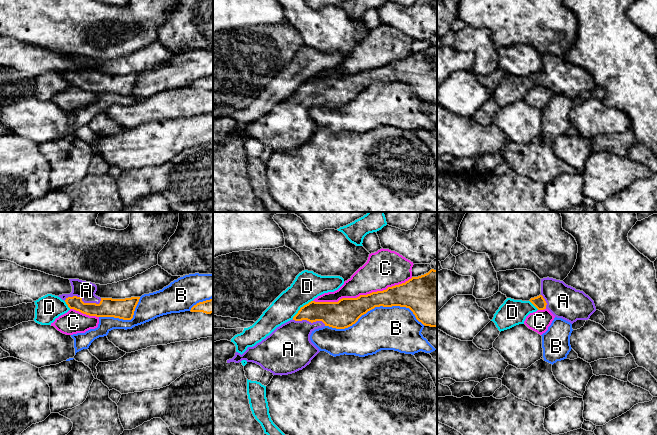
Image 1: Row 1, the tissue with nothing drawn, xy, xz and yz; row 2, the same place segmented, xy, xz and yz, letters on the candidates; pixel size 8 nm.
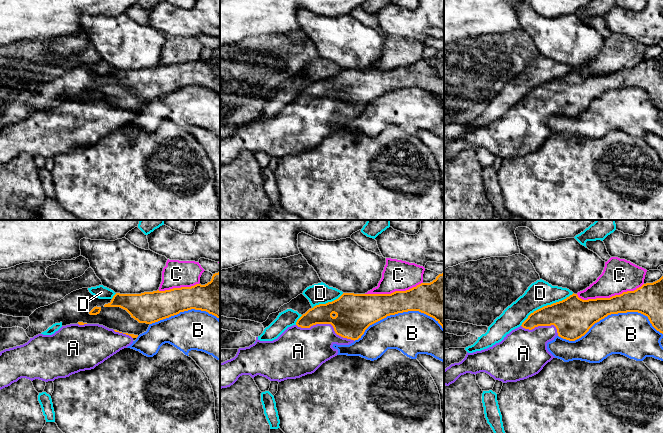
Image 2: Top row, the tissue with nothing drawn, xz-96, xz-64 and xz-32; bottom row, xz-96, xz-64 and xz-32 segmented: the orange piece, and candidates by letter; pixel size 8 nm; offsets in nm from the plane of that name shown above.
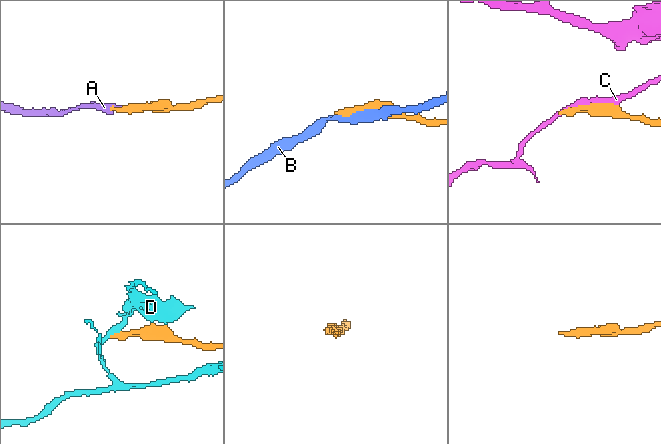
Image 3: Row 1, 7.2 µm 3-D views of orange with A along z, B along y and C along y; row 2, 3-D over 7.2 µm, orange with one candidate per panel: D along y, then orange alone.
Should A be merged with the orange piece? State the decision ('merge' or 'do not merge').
merge

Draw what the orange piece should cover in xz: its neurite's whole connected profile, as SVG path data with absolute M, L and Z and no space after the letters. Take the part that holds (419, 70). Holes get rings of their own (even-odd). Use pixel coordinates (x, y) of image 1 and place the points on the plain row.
M437 46L412 53L405 59L388 63L386 66L360 71L357 74L342 74L338 78L311 77L300 84L292 96L277 103L269 112L253 123L248 123L241 131L236 128L227 139L239 139L242 136L260 141L273 151L288 151L305 144L320 128L311 118L311 109L318 104L329 102L345 105L355 100L358 95L375 83L400 82L409 84L416 95L425 102L437 103Z

